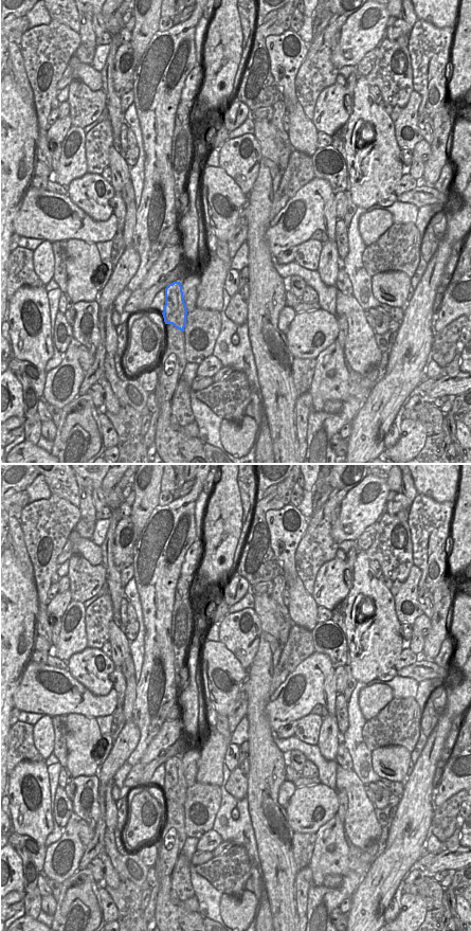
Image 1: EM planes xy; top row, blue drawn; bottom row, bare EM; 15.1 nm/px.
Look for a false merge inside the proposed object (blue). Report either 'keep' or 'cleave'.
cleave

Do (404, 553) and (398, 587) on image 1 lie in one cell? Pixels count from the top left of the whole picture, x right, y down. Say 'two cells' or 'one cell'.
two cells

